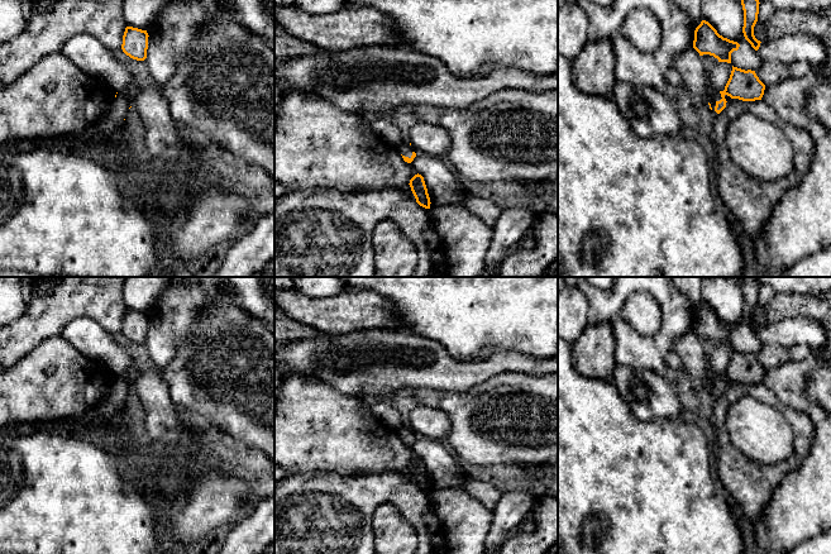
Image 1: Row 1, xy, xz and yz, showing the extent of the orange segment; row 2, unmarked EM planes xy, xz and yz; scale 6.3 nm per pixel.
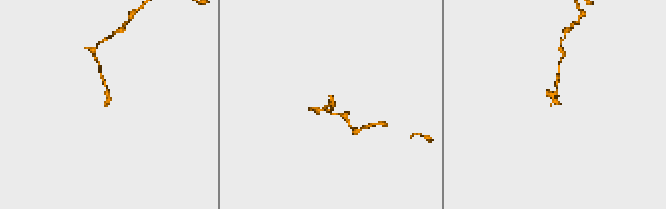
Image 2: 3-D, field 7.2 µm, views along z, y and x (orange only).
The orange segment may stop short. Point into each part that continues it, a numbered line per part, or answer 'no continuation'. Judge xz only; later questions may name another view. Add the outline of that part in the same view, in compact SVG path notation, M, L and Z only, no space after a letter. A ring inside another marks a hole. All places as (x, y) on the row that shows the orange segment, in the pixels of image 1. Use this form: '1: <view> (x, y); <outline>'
1: xz (404, 148); M401 142L397 145L397 151L398 151L400 154L411 158L412 152L414 152L414 147L407 144L407 143Z

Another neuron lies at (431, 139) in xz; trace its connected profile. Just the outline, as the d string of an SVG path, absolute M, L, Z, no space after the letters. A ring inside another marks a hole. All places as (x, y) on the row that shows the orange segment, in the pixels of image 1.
M420 121L410 130L410 143L429 157L445 156L452 145L449 134L441 126Z

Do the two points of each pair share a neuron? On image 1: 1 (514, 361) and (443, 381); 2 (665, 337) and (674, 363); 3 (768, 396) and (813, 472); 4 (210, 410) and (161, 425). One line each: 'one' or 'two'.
1: one
2: two
3: two
4: two

